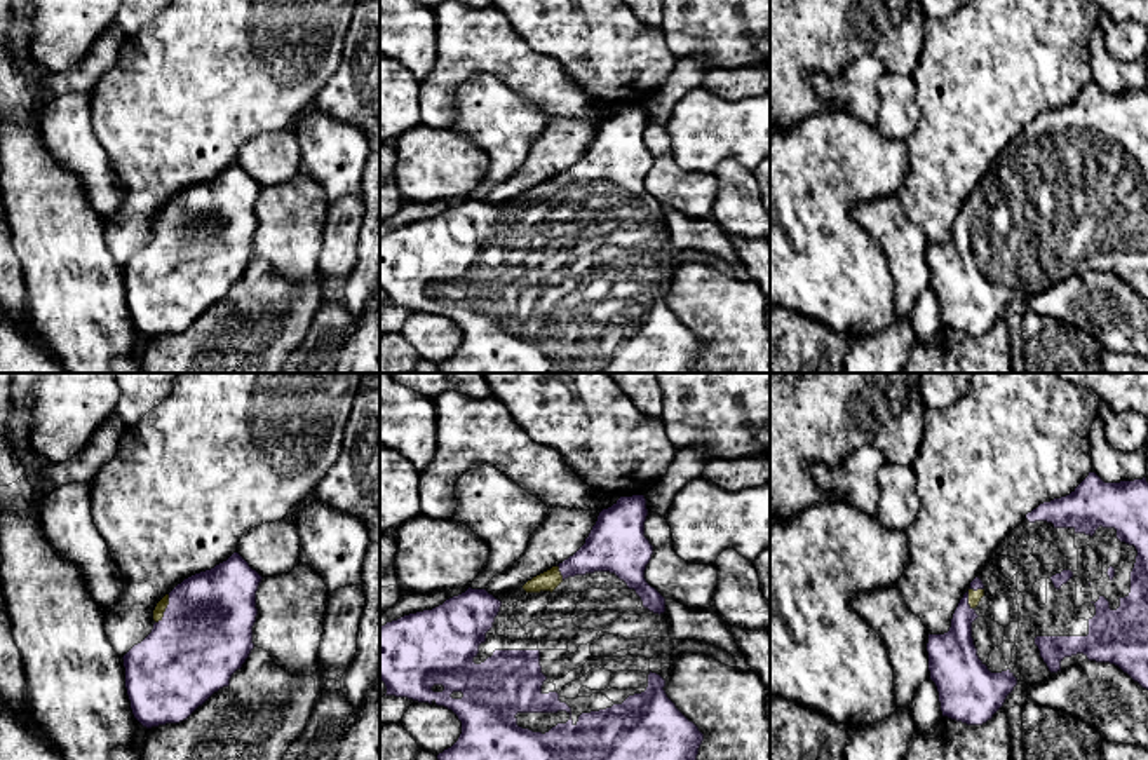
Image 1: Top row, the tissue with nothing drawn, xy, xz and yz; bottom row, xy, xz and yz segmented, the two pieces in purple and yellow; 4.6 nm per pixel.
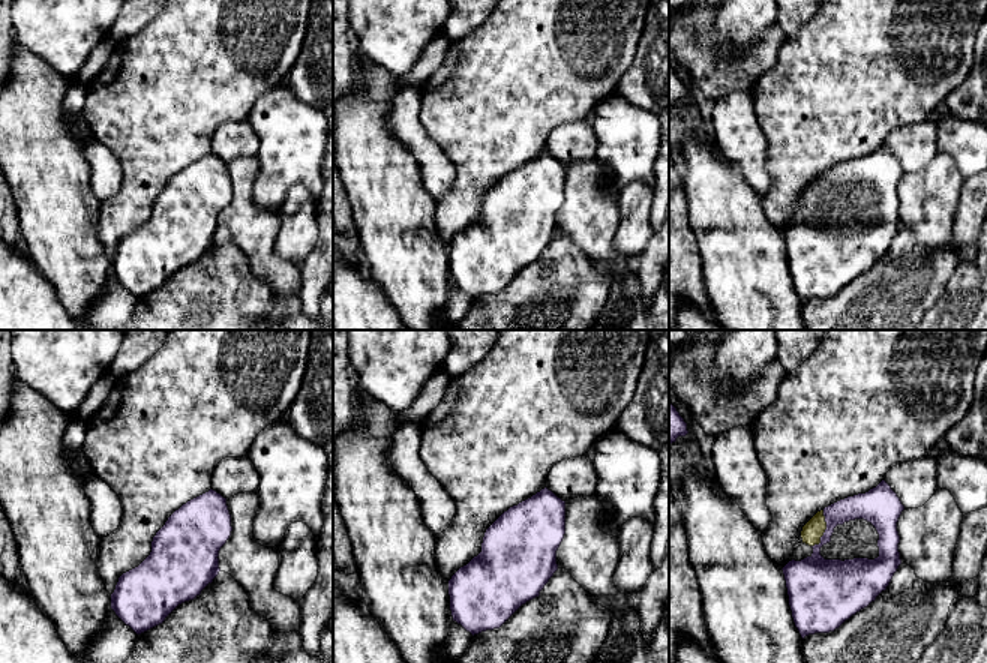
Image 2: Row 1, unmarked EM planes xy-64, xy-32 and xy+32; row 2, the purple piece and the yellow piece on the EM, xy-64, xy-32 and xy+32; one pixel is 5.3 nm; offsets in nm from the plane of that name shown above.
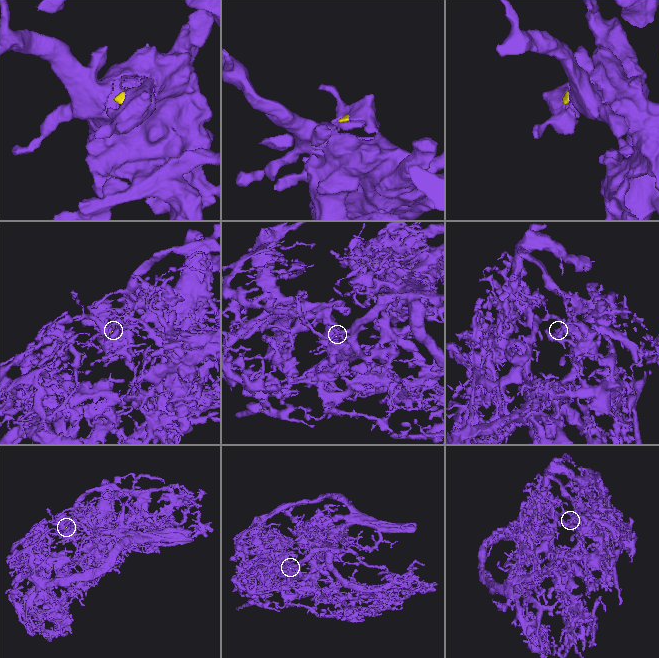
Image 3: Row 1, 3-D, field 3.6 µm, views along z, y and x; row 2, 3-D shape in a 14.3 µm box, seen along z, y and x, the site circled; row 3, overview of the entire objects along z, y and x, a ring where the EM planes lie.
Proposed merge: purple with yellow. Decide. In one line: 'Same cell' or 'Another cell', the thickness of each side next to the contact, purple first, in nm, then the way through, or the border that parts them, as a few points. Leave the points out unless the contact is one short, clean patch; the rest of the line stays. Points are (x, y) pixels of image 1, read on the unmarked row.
Same cell. Thickness 160 nm (purple) against 60 nm. Path across: yz (957, 255), (967, 203), (974, 206)

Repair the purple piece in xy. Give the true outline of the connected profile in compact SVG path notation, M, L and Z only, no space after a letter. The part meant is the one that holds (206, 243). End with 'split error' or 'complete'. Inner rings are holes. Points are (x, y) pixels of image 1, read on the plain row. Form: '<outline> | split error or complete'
M233 162L214 178L185 188L157 213L152 242L122 267L131 319L143 336L179 333L230 295L232 284L254 258L256 200L261 188Z | split error

